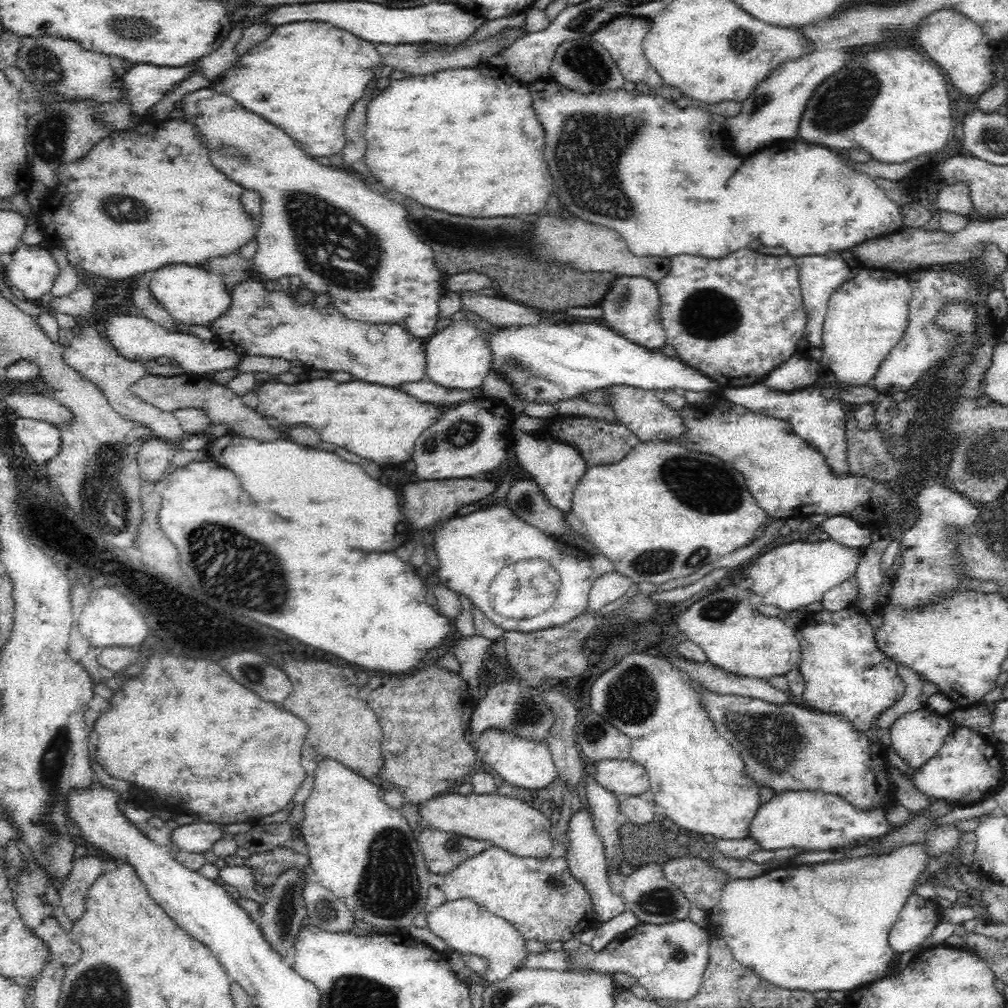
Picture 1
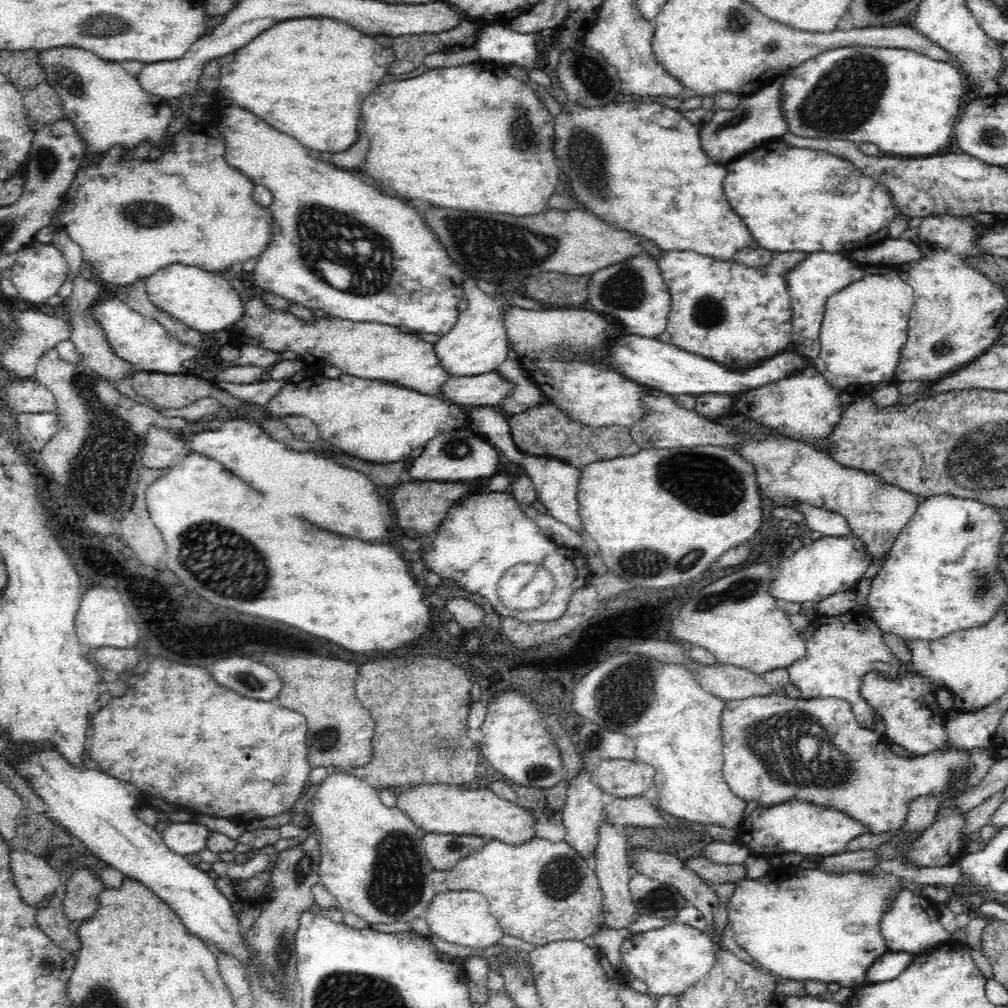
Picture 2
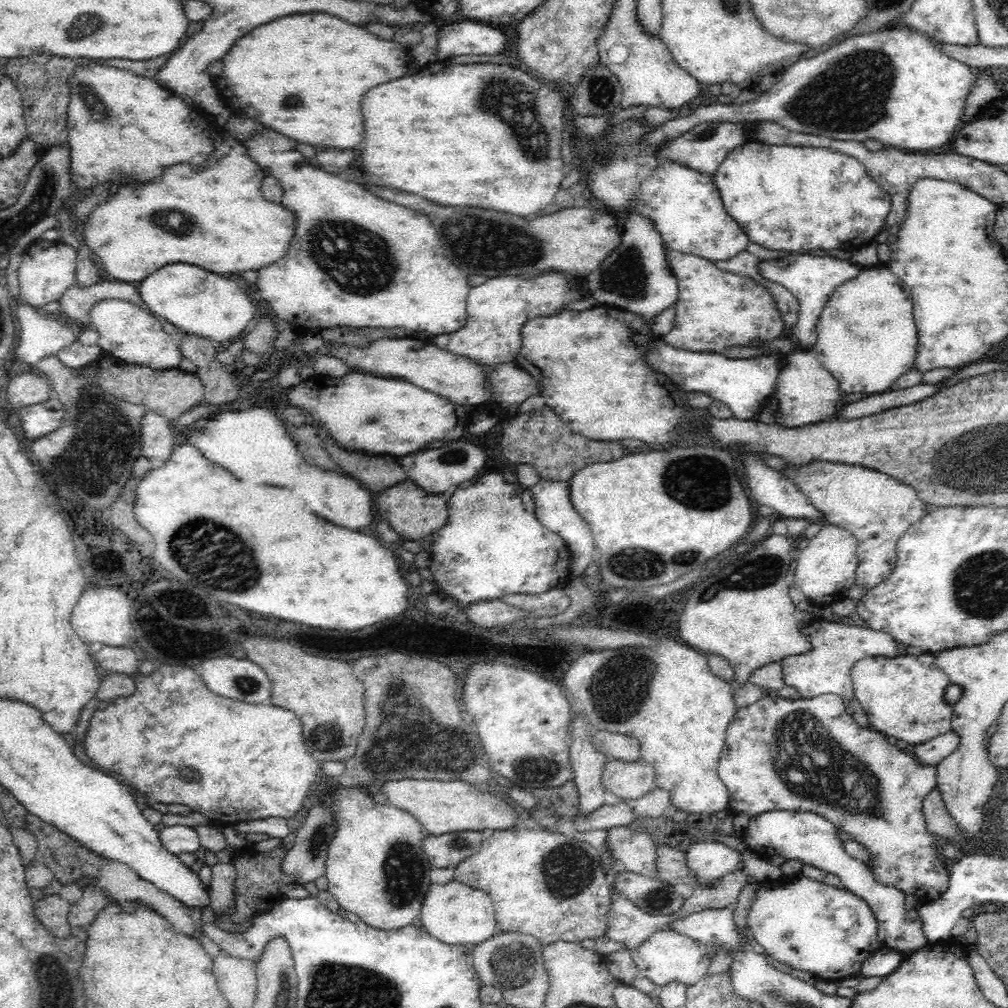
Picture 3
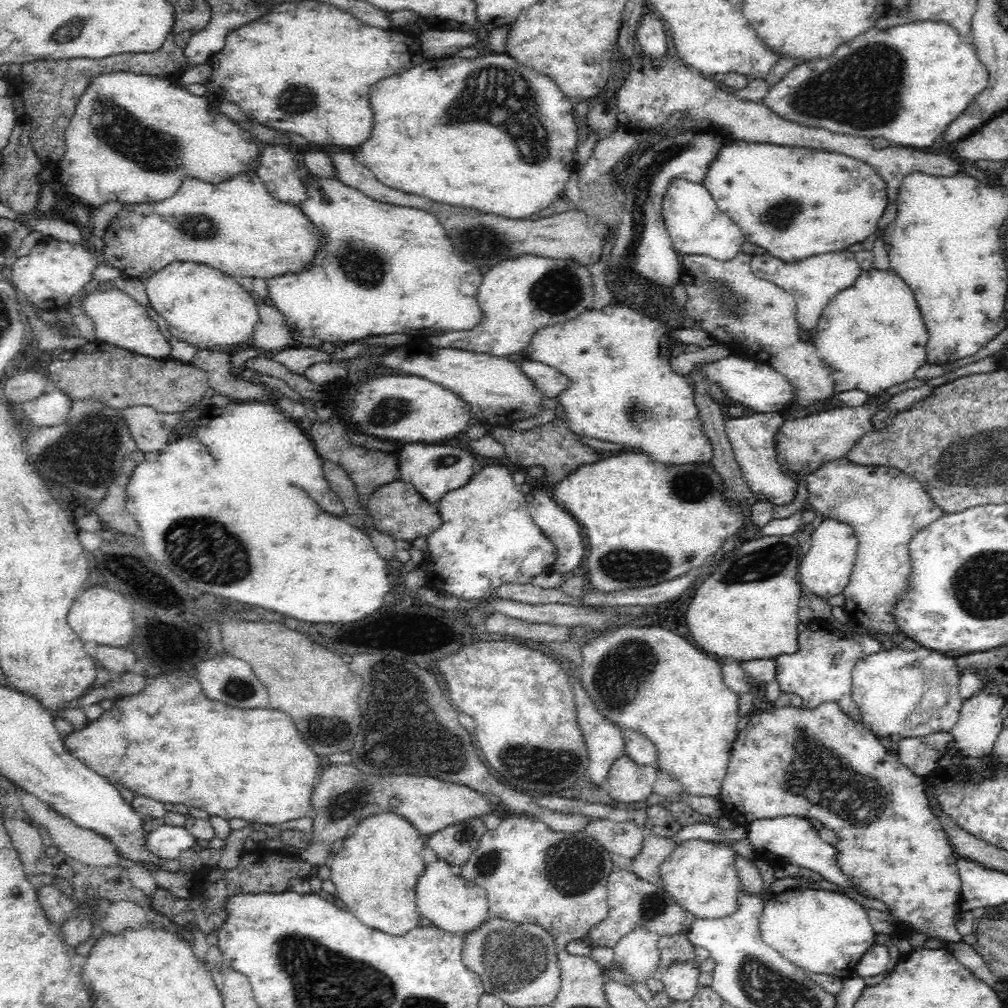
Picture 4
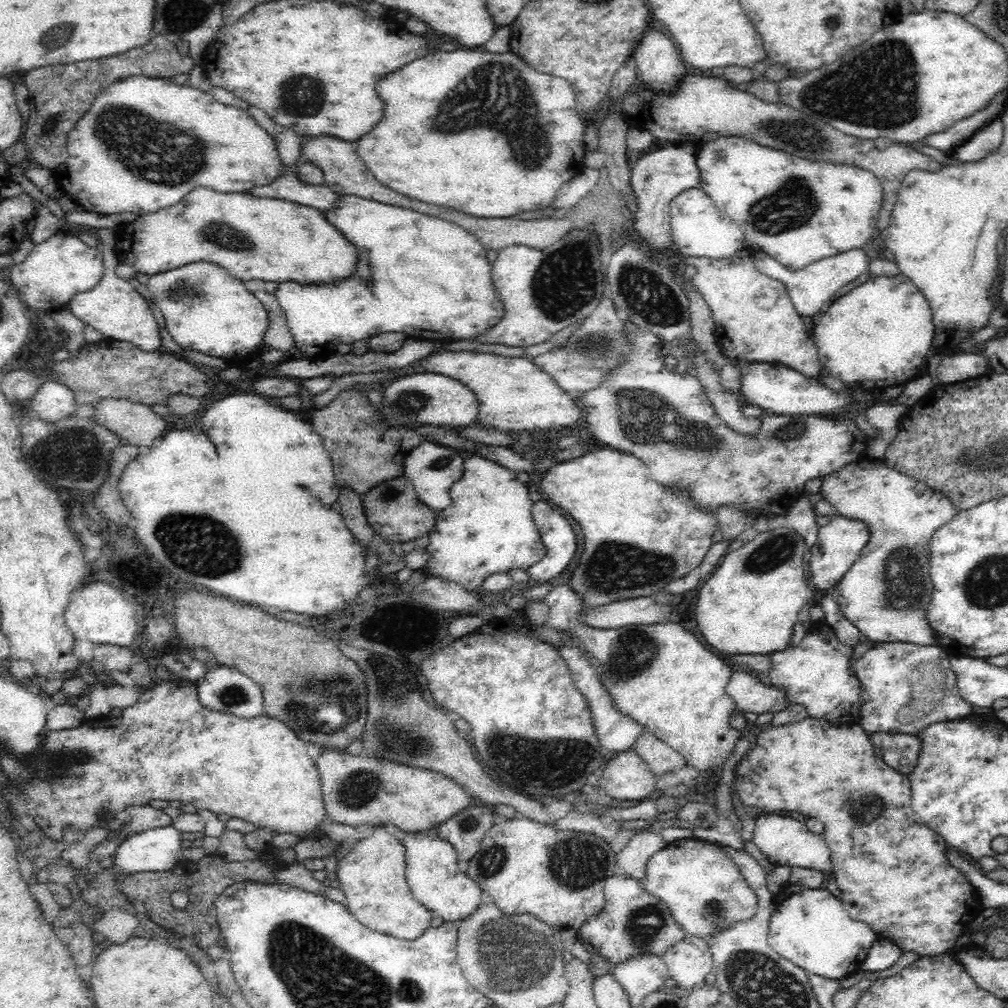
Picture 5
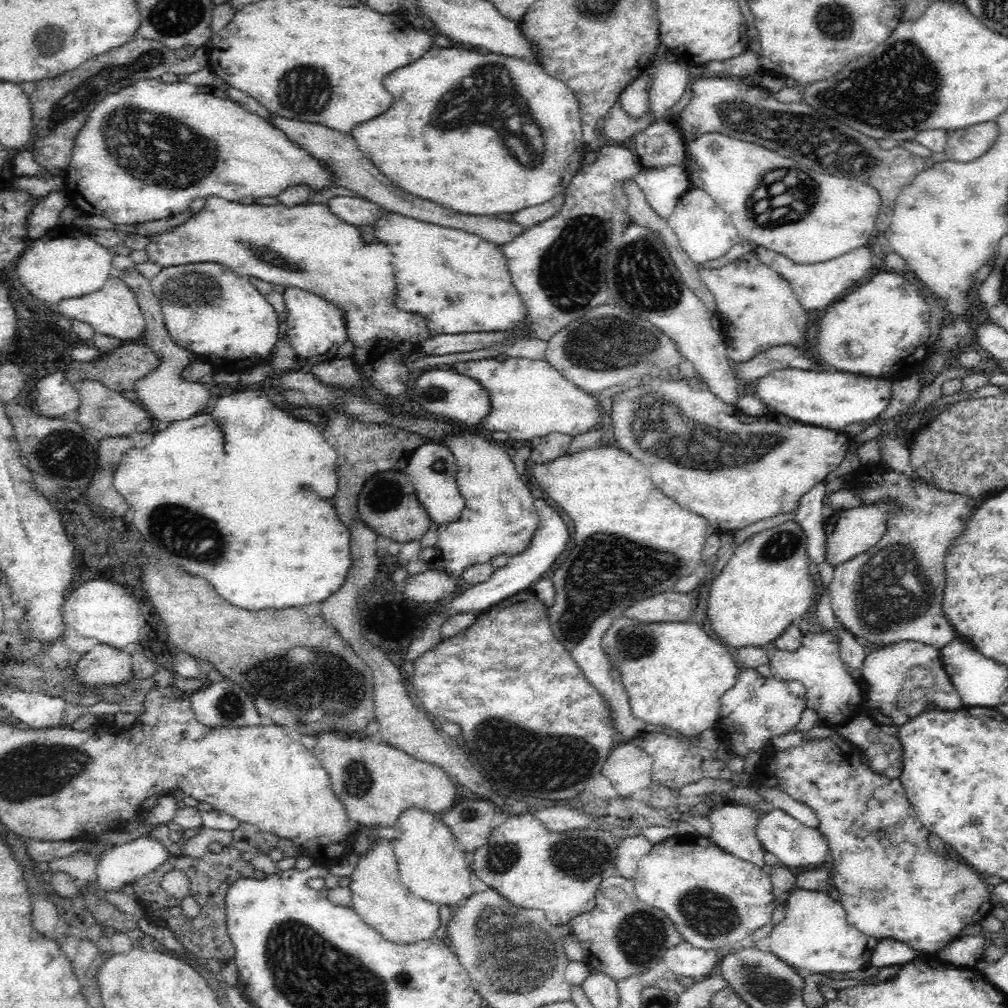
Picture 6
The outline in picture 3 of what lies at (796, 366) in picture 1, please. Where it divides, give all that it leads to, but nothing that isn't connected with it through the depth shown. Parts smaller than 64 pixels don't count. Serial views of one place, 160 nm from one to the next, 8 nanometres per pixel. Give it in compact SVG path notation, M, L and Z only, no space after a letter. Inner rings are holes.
M662 339L652 341L645 350L645 361L656 372L665 374L672 380L682 392L702 392L716 400L723 402L732 412L734 417L742 420L754 418L764 407L768 406L768 400L772 393L776 392L777 378L781 368L782 354L774 352L771 355L763 354L749 358L729 358L719 353L697 353L676 349L666 344Z

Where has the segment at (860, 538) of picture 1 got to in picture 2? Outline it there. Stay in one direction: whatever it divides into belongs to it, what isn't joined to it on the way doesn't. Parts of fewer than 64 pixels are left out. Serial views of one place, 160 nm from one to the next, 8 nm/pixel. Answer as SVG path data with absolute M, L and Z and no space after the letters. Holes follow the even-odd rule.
M798 502L789 506L802 514L806 526L822 536L846 536L850 533L848 521L839 514L812 506L807 502Z

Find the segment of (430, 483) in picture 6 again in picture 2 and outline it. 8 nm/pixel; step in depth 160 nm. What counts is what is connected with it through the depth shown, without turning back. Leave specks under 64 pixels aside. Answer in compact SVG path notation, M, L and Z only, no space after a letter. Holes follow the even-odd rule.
M466 426L431 438L430 442L426 444L424 452L412 462L408 474L414 480L422 480L422 482L426 482L426 480L432 480L432 482L474 480L478 476L495 476L494 472L498 472L496 464L500 466L503 463L502 456L496 447ZM454 446L458 446L456 452L454 452Z

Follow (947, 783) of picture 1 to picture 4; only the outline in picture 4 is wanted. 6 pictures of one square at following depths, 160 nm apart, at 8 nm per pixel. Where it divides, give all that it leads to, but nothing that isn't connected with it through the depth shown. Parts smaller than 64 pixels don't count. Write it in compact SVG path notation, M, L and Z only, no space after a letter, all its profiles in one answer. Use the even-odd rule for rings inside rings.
M834 702L822 703L815 709L808 710L803 706L799 708L783 707L774 710L760 711L751 715L751 719L746 726L746 730L737 738L732 747L727 766L727 773L722 782L721 791L718 794L721 803L722 814L738 826L747 827L749 823L761 818L778 818L782 815L794 815L800 818L816 819L822 822L823 826L833 830L836 835L836 865L840 868L842 875L847 878L848 888L851 890L850 896L854 896L856 902L863 902L863 899L871 898L886 905L890 916L898 921L898 928L894 930L894 938L907 939L908 932L918 932L924 934L927 939L936 938L943 942L959 943L962 936L956 929L956 922L962 910L959 908L959 894L961 891L961 880L957 870L957 854L954 851L948 835L944 832L942 825L934 812L928 807L928 799L924 793L924 779L914 775L910 769L902 763L898 763L896 755L892 752L888 744L880 740L868 728L864 727L861 721L855 721L848 715L840 711L840 707Z

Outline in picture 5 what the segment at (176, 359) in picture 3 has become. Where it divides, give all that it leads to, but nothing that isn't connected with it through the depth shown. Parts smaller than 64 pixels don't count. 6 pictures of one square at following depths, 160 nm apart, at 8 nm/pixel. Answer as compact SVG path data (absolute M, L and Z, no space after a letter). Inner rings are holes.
M90 229L100 240L100 248L104 259L105 269L100 282L86 292L77 294L64 306L70 309L72 314L84 322L85 326L100 331L106 340L128 341L138 348L146 351L163 351L158 335L158 323L153 318L152 311L146 304L145 297L140 294L127 280L122 279L114 270L118 266L115 256L115 231L112 229Z

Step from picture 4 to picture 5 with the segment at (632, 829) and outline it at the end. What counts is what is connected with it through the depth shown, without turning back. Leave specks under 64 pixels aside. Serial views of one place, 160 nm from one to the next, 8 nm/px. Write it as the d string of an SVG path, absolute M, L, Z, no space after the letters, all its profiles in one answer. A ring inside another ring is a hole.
M570 810L559 819L552 819L551 826L556 830L592 833L609 843L616 838L616 834L620 831L616 825L606 828L602 826L598 818L594 818L590 814L582 814L578 810Z

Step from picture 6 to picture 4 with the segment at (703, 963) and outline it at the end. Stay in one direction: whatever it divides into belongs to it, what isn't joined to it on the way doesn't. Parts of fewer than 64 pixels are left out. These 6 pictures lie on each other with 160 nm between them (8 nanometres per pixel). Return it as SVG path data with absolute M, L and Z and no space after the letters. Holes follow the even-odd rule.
M692 944L692 960L680 960L666 966L659 975L664 983L663 990L672 1000L690 1000L695 995L700 978L700 966L708 960L709 952Z

